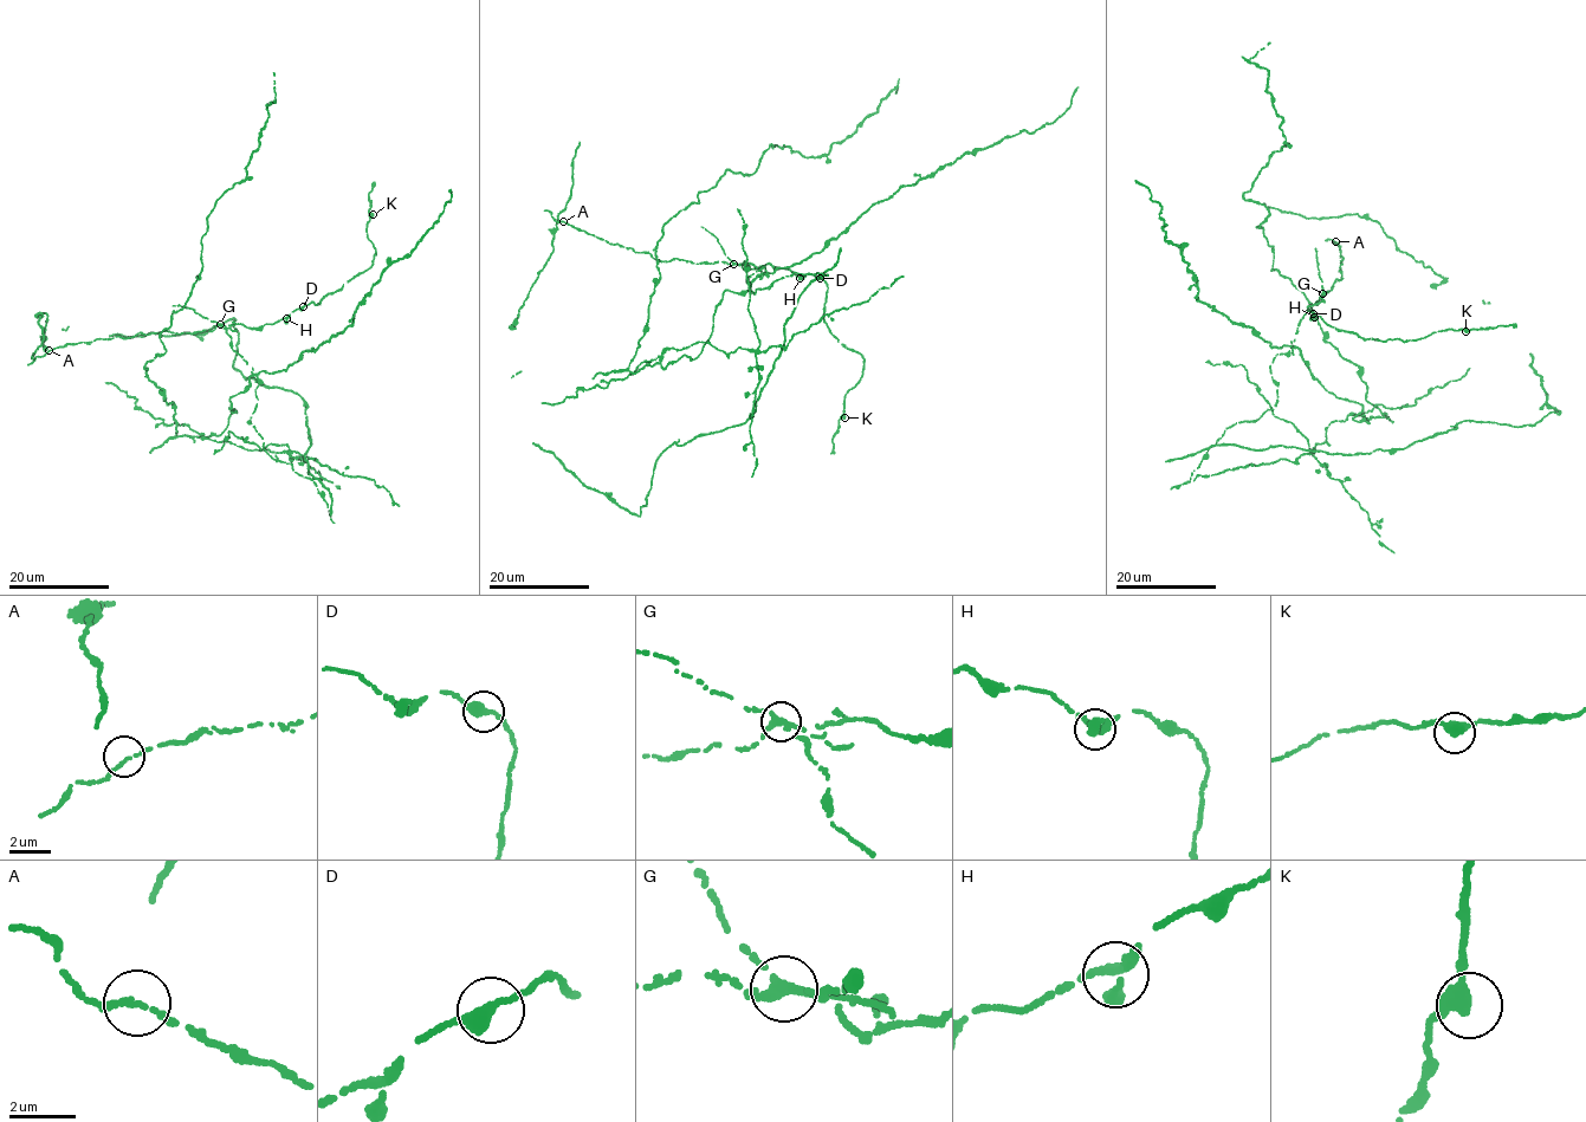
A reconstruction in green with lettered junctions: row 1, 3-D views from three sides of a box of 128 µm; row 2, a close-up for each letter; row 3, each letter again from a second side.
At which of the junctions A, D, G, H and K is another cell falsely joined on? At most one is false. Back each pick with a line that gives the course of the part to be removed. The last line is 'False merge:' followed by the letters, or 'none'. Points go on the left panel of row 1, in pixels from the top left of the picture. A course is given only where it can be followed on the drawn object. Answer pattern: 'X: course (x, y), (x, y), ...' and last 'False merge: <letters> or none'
G: course (219, 324), (250, 386), (221, 434), (177, 435), (144, 363), (200, 278), (208, 215), (246, 179), (273, 72)
False merge: G

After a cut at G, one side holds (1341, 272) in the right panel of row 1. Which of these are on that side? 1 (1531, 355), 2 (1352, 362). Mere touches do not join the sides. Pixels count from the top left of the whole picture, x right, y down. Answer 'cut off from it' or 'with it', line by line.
1: cut off from it
2: cut off from it

